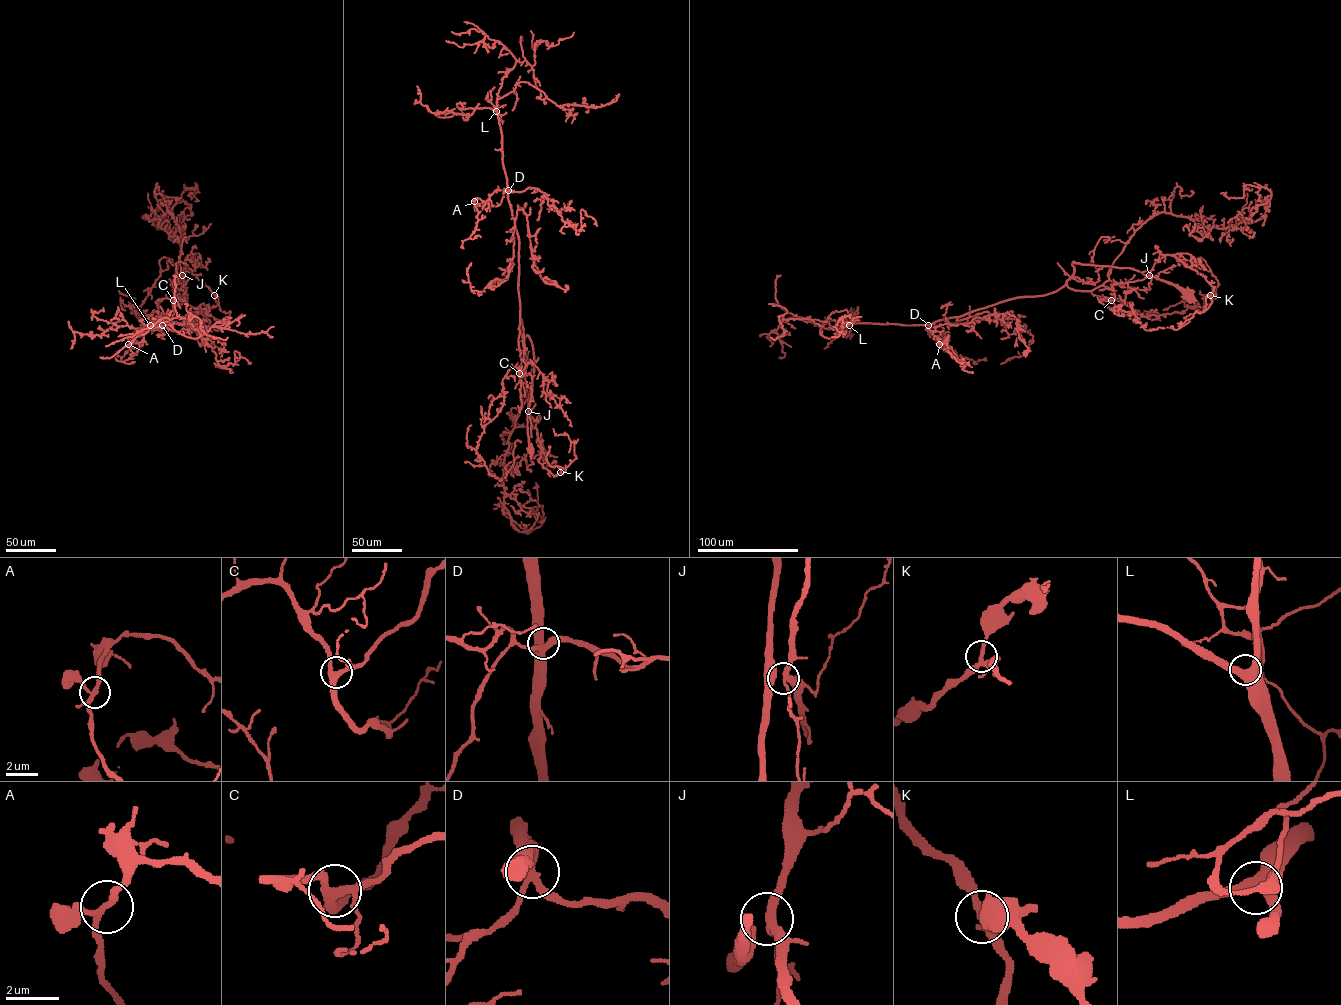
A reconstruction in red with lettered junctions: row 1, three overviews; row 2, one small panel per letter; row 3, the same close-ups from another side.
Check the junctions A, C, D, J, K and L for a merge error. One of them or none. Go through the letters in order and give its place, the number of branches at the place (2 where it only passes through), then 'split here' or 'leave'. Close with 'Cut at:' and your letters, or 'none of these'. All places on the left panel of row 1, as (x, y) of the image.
A: at (128, 344); 4 branches meet; leave
C: at (173, 300); 4 branches meet; leave
D: at (162, 325); 4 branches meet; leave
J: at (182, 275); 4 branches meet; leave
K: at (214, 295); 4 branches meet; leave
L: at (150, 325); 4 branches meet; leave
Cut at: none of these

